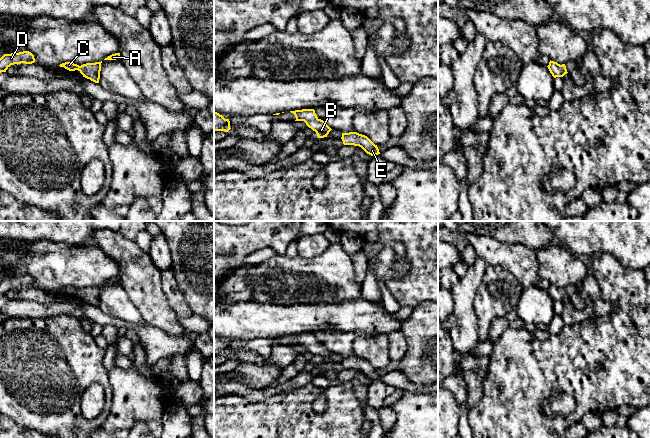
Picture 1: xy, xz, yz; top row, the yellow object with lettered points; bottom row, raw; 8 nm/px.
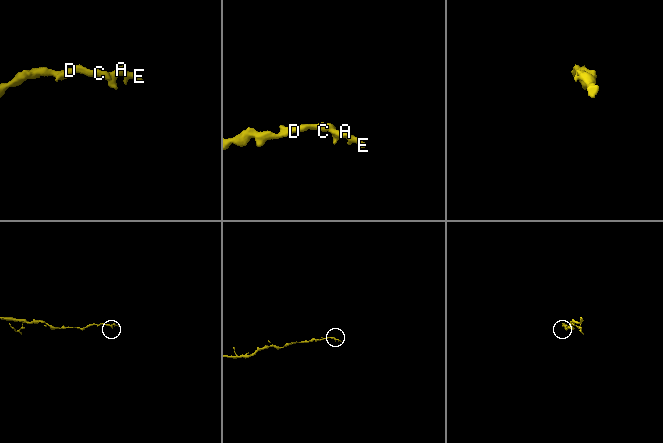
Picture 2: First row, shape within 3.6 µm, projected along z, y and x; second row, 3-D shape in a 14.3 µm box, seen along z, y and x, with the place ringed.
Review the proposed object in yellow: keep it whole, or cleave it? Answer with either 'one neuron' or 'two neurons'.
one neuron

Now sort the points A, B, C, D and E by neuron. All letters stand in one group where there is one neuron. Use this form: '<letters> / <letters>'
A B C D E

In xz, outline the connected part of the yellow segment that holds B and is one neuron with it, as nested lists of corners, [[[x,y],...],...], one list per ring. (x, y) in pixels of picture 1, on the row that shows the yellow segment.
[[[302,109],[290,112],[295,115],[295,121],[304,121],[309,128],[316,132],[318,138],[327,137],[332,130],[323,120],[317,117],[314,109]]]

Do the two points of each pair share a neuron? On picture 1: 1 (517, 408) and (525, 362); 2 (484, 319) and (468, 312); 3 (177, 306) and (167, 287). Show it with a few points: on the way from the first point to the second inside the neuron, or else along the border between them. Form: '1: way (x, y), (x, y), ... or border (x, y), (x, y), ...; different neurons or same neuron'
1: way (517, 397), (517, 382), (522, 373); same neuron
2: border (475, 291), (473, 312), (476, 317), (478, 338); different neurons
3: way (176, 301), (171, 292); same neuron

